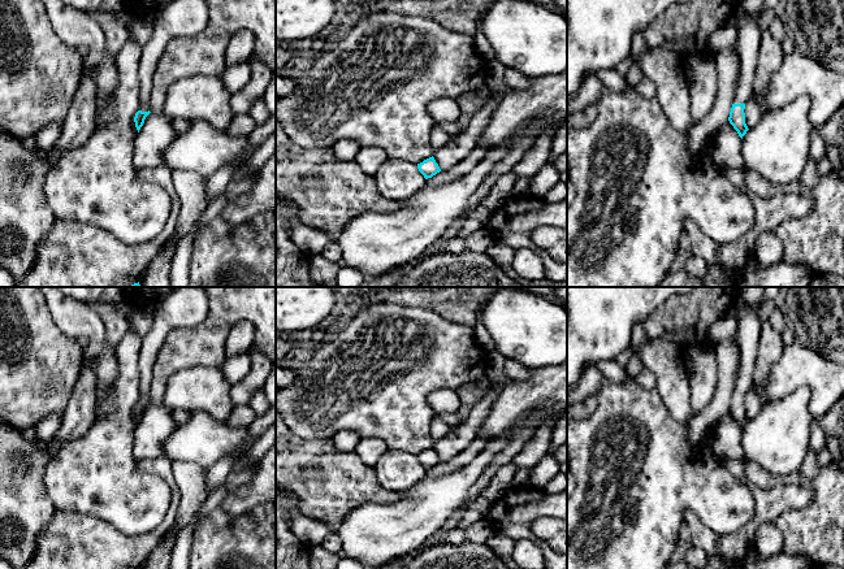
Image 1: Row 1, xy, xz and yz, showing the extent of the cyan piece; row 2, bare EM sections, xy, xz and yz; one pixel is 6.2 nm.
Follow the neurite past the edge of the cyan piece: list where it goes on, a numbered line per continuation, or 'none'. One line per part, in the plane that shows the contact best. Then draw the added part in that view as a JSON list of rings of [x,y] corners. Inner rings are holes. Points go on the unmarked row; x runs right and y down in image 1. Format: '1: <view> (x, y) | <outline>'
1: yz (747, 315) | [[[739,299],[732,308],[737,321],[739,369],[732,395],[745,395],[754,383],[753,372],[758,355],[761,321],[758,305]]]

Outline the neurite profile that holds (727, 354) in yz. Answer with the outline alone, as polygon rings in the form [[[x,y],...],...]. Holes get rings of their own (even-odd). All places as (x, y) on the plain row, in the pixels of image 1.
[[[730,336],[714,348],[718,362],[718,383],[710,403],[688,424],[688,440],[697,446],[709,435],[713,425],[728,412],[739,366],[739,348]]]

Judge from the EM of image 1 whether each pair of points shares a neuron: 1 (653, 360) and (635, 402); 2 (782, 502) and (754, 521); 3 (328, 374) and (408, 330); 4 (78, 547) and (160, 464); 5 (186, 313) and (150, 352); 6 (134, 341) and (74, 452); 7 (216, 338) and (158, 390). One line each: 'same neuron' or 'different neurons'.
1: different neurons
2: same neuron
3: same neuron
4: same neuron
5: same neuron
6: same neuron
7: same neuron

